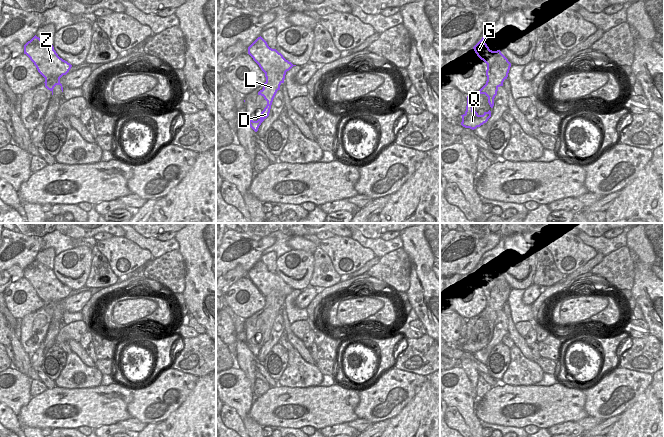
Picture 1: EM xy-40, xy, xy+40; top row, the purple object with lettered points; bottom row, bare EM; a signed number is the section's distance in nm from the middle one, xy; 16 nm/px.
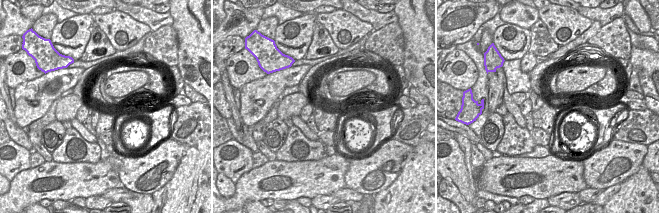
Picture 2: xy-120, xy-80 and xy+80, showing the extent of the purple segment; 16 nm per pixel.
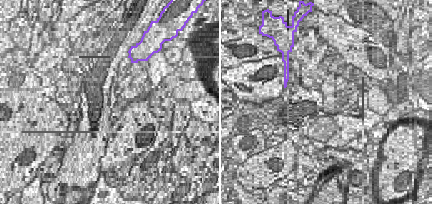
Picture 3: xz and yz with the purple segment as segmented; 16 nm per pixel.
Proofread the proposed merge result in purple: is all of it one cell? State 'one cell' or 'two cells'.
two cells

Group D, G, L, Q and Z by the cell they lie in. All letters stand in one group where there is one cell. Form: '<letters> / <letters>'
D L Q / G Z

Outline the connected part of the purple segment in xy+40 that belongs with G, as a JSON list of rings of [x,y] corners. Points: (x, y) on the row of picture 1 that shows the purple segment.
[[[484,36],[482,39],[473,47],[477,56],[483,60],[487,65],[493,62],[493,51],[489,49],[487,44],[484,42]]]

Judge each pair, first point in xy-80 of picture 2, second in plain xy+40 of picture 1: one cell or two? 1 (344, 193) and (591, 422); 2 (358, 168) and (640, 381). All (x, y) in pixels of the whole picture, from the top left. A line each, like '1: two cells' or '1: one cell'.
1: one cell
2: one cell

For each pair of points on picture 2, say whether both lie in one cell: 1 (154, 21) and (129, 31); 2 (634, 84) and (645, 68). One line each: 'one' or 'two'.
1: two
2: two

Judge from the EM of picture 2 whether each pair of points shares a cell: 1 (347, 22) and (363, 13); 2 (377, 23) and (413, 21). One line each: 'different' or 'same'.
1: different
2: different

